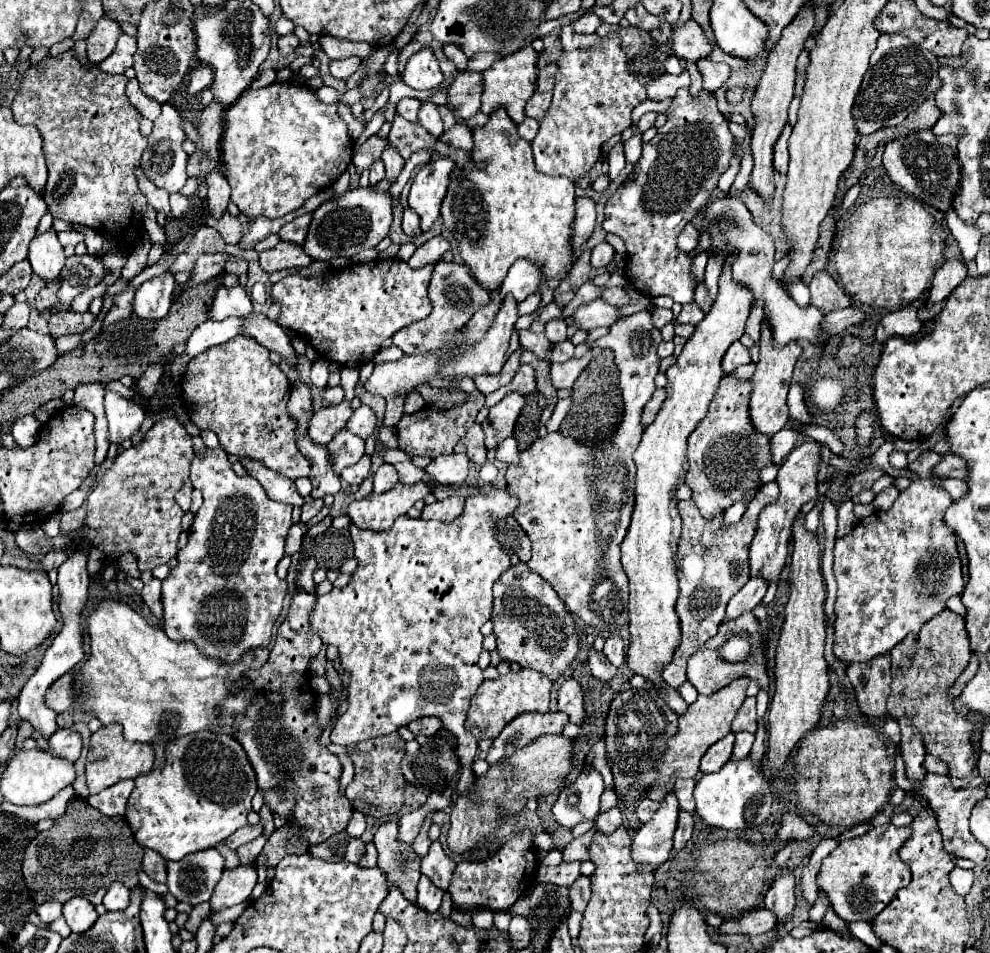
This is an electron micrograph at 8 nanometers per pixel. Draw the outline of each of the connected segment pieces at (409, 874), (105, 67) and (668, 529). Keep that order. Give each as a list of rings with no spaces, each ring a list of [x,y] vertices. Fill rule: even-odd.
[[[388,821],[380,825],[374,835],[378,849],[378,867],[386,873],[388,887],[400,887],[402,895],[416,901],[416,883],[420,879],[420,857],[414,853],[412,843],[398,839],[398,823]]]
[[[126,33],[120,35],[118,39],[118,45],[116,49],[112,51],[110,57],[106,57],[98,67],[104,71],[104,73],[110,73],[110,75],[118,75],[118,73],[124,73],[124,69],[132,67],[132,55],[136,51],[136,37],[130,37]]]
[[[728,259],[728,263],[722,269],[722,275],[718,281],[718,297],[716,297],[710,313],[696,325],[694,335],[684,345],[684,351],[676,357],[676,363],[666,371],[668,399],[664,401],[664,407],[658,411],[654,423],[650,423],[646,427],[642,441],[634,453],[634,463],[636,463],[634,495],[636,495],[636,501],[634,501],[634,513],[632,513],[628,533],[622,541],[622,567],[624,567],[628,581],[630,581],[630,601],[628,601],[630,643],[628,643],[628,651],[626,651],[626,665],[632,673],[642,675],[644,679],[650,679],[652,687],[658,691],[664,687],[664,679],[660,675],[660,669],[664,669],[664,665],[668,665],[672,661],[672,655],[680,643],[680,623],[678,623],[678,615],[674,611],[674,605],[678,599],[676,547],[678,547],[678,537],[682,531],[680,515],[676,509],[676,505],[678,505],[676,489],[684,483],[684,475],[688,471],[686,439],[694,431],[694,427],[700,423],[700,419],[706,415],[708,403],[718,387],[718,381],[722,379],[720,361],[722,361],[724,353],[728,351],[728,347],[742,337],[746,319],[750,315],[750,307],[752,307],[752,293],[746,287],[732,281],[730,263],[732,263],[732,259]]]

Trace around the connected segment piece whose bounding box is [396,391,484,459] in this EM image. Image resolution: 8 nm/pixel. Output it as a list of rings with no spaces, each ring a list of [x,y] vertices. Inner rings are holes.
[[[474,391],[468,395],[468,401],[462,405],[462,407],[454,407],[454,409],[448,409],[448,411],[434,411],[434,409],[428,409],[424,407],[422,411],[418,413],[412,413],[412,415],[404,415],[400,419],[400,423],[396,425],[396,431],[398,431],[398,443],[400,443],[400,449],[404,453],[408,453],[410,457],[412,455],[426,455],[430,459],[436,459],[440,455],[448,455],[452,453],[454,445],[466,435],[466,431],[474,425],[476,421],[476,415],[478,411],[482,409],[482,403],[484,403],[484,395],[480,391]]]

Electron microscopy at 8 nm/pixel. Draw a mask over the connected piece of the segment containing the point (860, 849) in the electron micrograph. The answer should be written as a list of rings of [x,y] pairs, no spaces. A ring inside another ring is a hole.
[[[892,823],[880,825],[880,827],[870,829],[868,833],[860,835],[860,837],[852,837],[848,841],[842,841],[822,861],[822,867],[820,867],[818,877],[816,877],[818,889],[822,889],[830,897],[830,903],[832,903],[834,911],[844,921],[872,921],[892,901],[892,897],[896,895],[898,889],[908,887],[908,883],[910,883],[910,867],[898,857],[898,851],[910,839],[910,835],[912,835],[910,827],[894,827]]]

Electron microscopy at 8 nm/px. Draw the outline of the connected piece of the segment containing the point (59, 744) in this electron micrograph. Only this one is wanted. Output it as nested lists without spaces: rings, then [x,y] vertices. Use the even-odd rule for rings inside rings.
[[[58,729],[52,737],[50,737],[50,753],[64,757],[68,761],[76,761],[80,757],[82,751],[82,737],[80,733],[72,731],[72,729]]]

